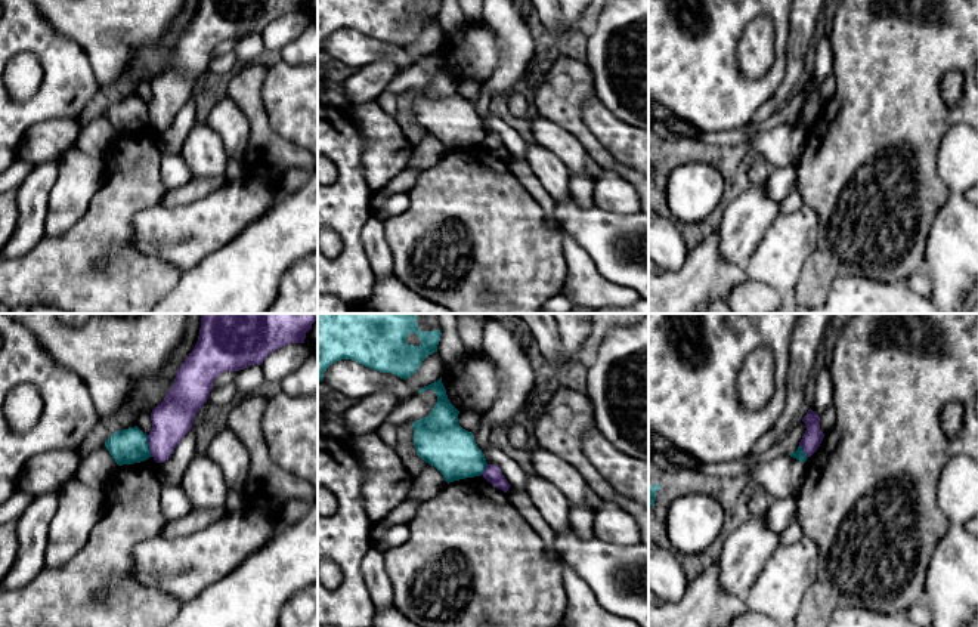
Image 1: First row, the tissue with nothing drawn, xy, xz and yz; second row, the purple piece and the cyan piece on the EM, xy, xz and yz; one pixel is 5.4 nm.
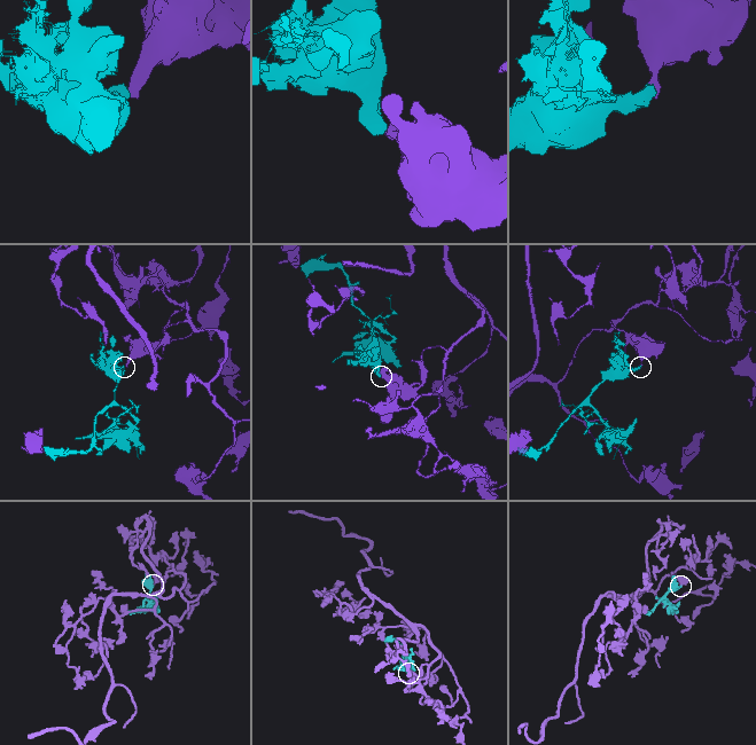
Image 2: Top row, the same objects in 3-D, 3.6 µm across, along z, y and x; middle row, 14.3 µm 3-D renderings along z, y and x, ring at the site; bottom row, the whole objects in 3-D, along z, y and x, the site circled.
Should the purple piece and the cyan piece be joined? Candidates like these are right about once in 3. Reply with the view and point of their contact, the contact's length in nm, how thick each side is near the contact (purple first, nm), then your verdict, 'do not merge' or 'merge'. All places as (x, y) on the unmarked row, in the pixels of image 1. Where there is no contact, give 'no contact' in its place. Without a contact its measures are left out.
meets purple in xy at (149, 114); contact 120 nm long; 220 nm thick on the purple side, 190 nm on the other; do not merge

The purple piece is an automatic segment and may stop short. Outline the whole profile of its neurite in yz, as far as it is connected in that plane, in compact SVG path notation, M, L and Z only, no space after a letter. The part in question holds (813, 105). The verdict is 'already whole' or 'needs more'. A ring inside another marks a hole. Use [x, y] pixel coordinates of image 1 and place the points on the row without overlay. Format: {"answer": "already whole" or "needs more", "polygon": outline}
{"answer": "already whole", "polygon": "M810 77L807 84L802 87L802 90L807 93L807 99L799 111L804 121L807 123L807 127L811 126L817 117L820 115L824 102L820 98L820 86Z"}

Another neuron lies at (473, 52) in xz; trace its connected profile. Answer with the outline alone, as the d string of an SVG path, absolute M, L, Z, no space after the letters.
M468 21L442 44L449 71L458 80L476 80L482 86L493 75L501 59L499 38L483 21Z

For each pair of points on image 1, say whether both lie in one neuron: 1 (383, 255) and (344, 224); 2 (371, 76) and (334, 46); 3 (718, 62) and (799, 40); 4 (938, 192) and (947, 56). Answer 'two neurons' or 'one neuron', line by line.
1: two neurons
2: two neurons
3: two neurons
4: one neuron

